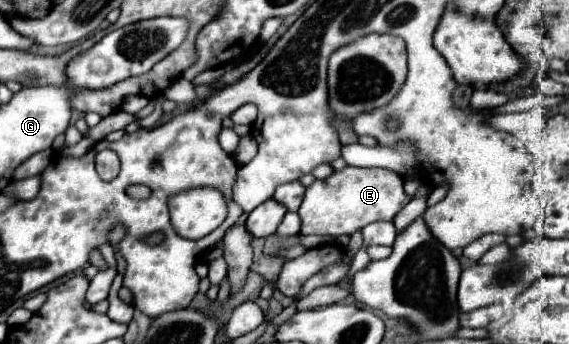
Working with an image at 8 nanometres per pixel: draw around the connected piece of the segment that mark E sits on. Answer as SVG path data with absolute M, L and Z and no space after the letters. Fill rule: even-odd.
M345 166L339 172L333 172L327 180L315 180L303 196L303 202L297 210L301 218L301 234L317 236L341 236L353 234L363 226L377 220L393 220L395 214L411 200L403 190L403 178L385 168L355 168Z

